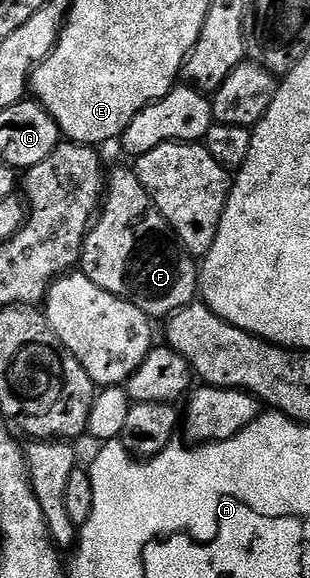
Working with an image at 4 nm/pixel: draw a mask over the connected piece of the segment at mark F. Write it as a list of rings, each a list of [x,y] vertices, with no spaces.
[[[131,166],[120,167],[113,175],[111,172],[107,176],[106,194],[92,226],[88,229],[78,267],[83,275],[94,281],[94,285],[98,285],[98,289],[106,289],[106,293],[114,293],[130,301],[149,317],[171,317],[182,308],[189,307],[197,298],[200,285],[197,260],[180,244],[171,225],[161,217],[150,193],[146,193],[146,185],[142,185]]]

